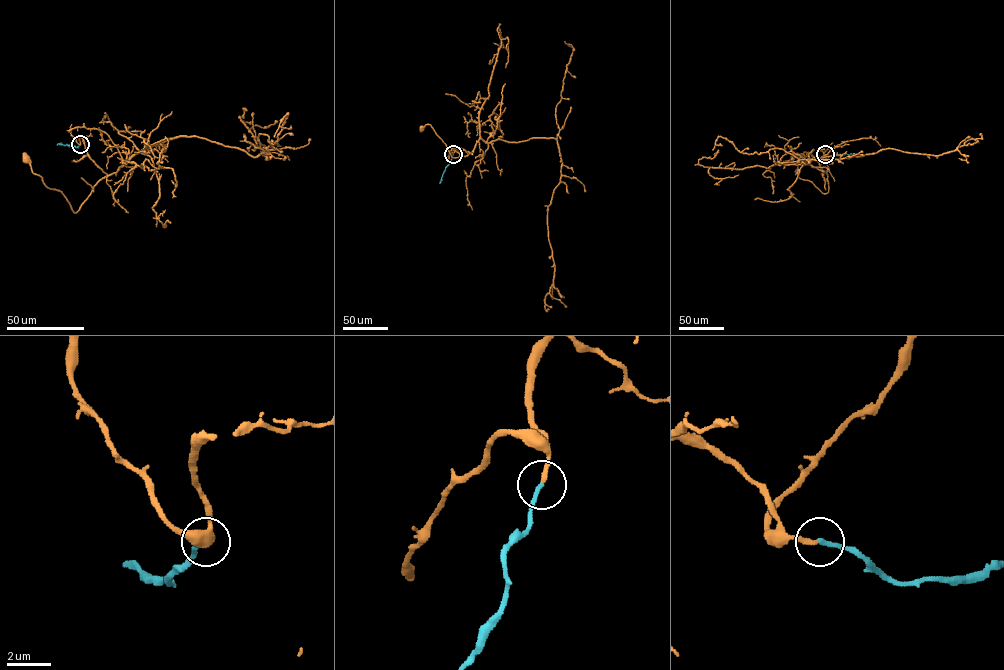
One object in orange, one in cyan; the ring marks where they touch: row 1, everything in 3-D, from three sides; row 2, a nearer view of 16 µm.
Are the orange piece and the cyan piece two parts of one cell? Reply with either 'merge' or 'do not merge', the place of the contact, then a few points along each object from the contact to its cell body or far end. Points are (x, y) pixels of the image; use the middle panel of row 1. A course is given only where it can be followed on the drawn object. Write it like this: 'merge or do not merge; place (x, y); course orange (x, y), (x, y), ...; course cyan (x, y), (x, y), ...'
merge; place (453, 154); course orange (453, 154), (455, 147), (468, 154), (452, 157), (430, 124), (421, 128); course cyan (453, 154), (440, 183)

